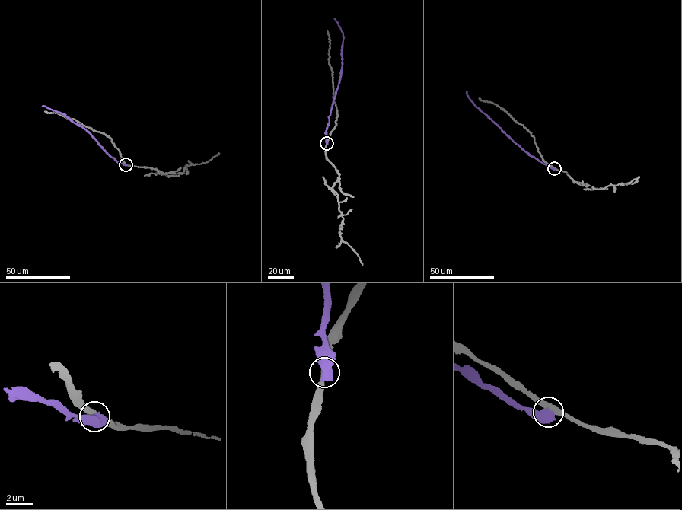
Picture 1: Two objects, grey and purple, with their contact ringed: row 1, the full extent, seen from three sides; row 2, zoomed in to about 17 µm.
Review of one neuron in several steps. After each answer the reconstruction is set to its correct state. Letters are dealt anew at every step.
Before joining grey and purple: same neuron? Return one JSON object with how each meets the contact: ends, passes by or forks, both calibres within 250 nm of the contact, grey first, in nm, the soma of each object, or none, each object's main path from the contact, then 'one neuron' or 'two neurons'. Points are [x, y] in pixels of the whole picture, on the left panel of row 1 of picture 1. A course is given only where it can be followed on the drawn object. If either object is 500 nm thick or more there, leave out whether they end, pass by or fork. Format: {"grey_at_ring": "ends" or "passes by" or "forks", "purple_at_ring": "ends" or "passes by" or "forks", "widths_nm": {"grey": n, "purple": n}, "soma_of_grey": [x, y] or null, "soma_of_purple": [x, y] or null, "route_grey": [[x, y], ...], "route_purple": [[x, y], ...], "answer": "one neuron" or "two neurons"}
{"widths_nm": {"grey": 360, "purple": 800}, "soma_of_grey": null, "soma_of_purple": null, "route_grey": [[125, 164], [149, 167], [169, 176], [183, 173], [185, 166], [206, 162], [219, 153]], "route_purple": [[125, 164], [109, 155], [84, 128], [64, 114], [42, 106]], "answer": "two neurons"}

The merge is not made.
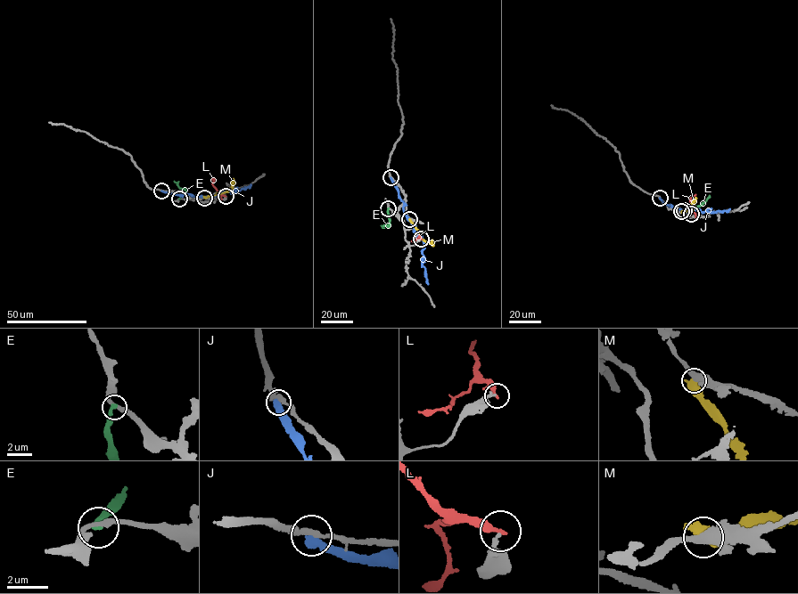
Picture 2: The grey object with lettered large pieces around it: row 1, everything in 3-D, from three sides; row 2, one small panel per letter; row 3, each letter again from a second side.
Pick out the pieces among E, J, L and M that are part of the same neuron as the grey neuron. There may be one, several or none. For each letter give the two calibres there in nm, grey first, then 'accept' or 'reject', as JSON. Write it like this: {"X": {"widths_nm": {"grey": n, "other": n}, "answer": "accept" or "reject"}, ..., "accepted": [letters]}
{"E": {"widths_nm": {"grey": 260, "other": 280}, "answer": "reject"}, "J": {"widths_nm": {"grey": 320, "other": 480}, "answer": "reject"}, "L": {"widths_nm": {"grey": 190, "other": 320}, "answer": "reject"}, "M": {"widths_nm": {"grey": 420, "other": 700}, "answer": "reject"}, "accepted": []}

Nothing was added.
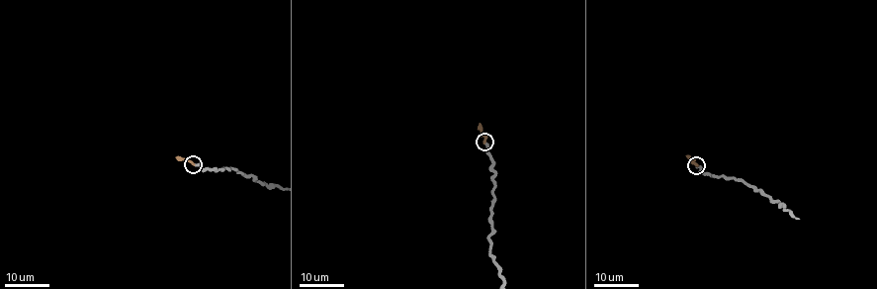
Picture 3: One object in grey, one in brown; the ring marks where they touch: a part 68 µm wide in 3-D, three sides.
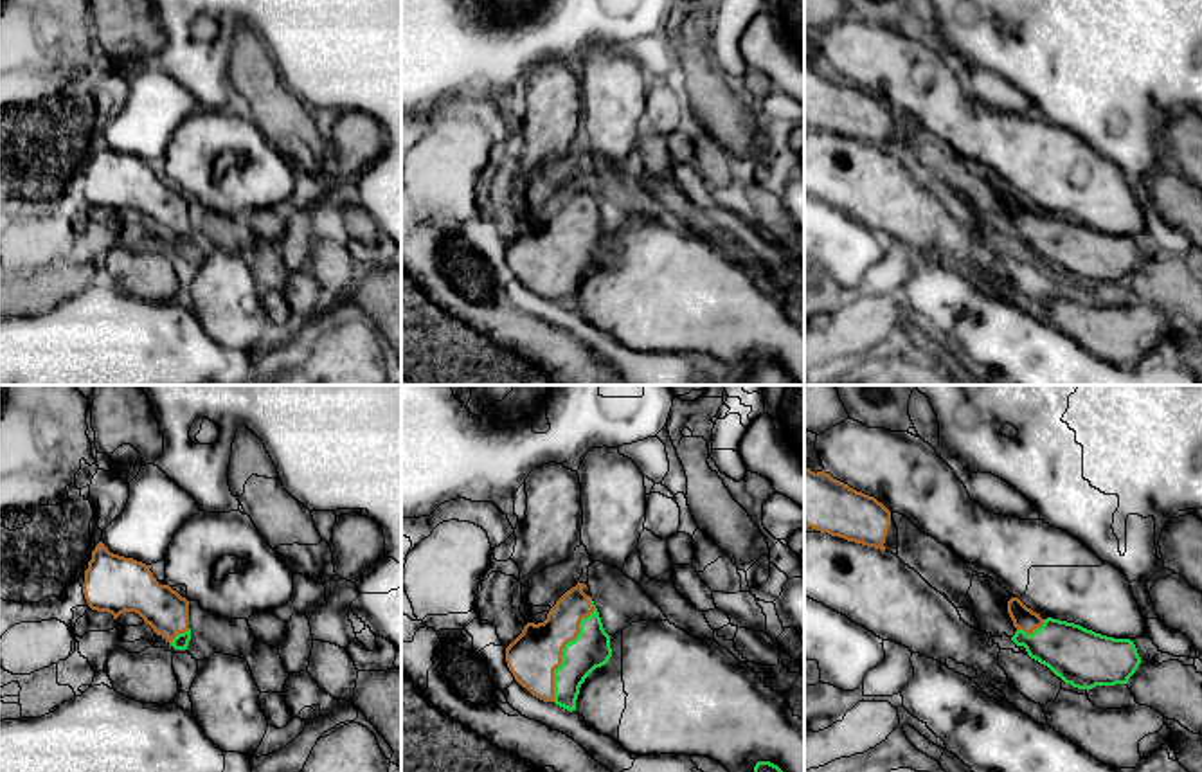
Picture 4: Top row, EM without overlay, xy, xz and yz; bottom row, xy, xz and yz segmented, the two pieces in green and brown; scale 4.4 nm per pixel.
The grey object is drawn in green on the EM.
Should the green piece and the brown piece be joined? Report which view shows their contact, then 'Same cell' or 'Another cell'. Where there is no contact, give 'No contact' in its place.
Touches green in xz. Same cell

